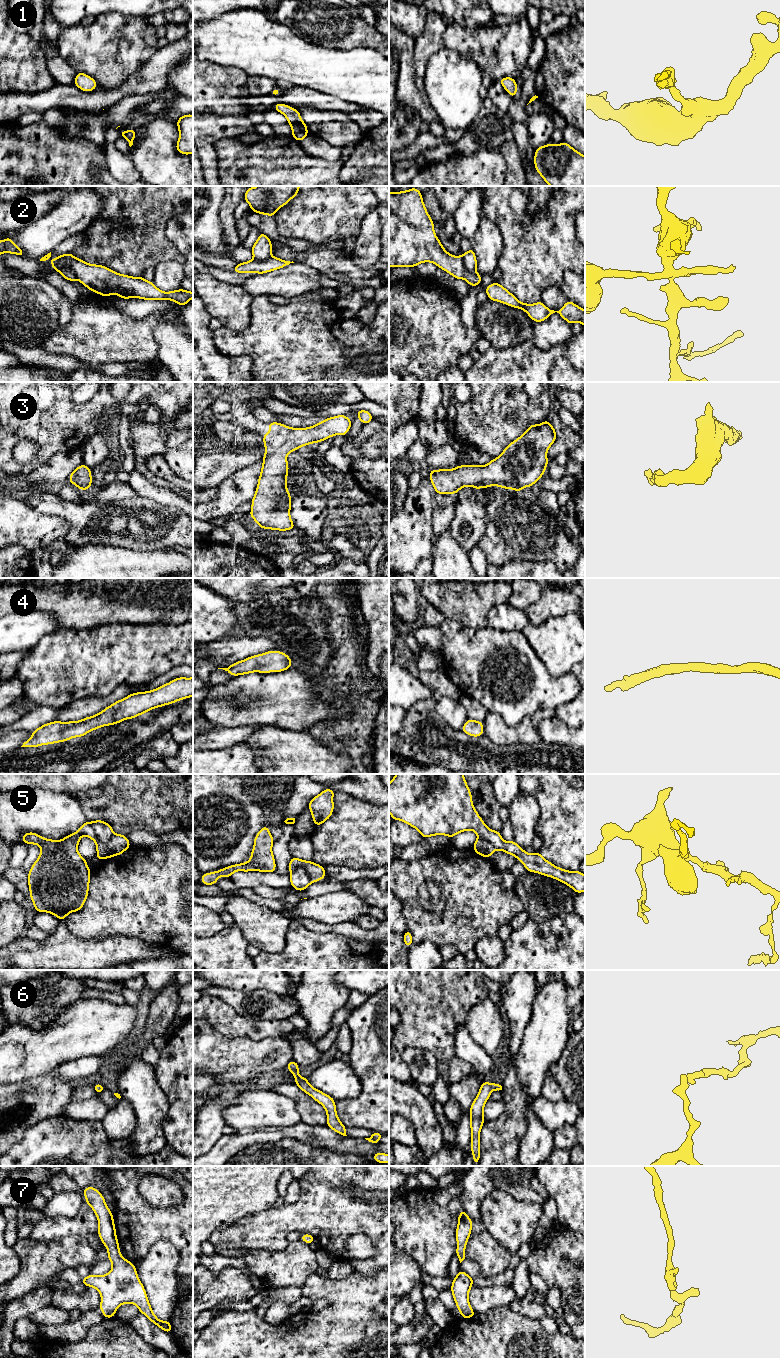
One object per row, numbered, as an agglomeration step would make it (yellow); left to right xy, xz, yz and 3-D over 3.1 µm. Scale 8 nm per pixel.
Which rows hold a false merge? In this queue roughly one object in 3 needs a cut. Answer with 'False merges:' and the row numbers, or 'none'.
False merges: 2, 5

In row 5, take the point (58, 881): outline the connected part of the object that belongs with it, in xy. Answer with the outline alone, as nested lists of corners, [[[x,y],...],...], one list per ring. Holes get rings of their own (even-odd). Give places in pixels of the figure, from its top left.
[[[88,821],[80,826],[75,833],[59,841],[46,839],[33,832],[23,834],[21,838],[23,842],[28,845],[39,845],[41,848],[38,859],[31,866],[30,872],[28,873],[30,898],[36,912],[51,913],[60,920],[64,920],[69,913],[82,909],[88,897],[91,874],[86,859],[83,858],[77,850],[79,840],[82,836],[87,836],[95,841],[97,850],[96,858],[98,860],[118,856],[131,846],[128,838],[122,834],[114,834],[106,843],[100,842],[97,839],[94,828]]]

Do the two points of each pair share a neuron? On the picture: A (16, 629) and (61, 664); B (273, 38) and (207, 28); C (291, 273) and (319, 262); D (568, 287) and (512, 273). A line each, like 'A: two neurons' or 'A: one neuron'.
A: two neurons
B: one neuron
C: two neurons
D: two neurons

